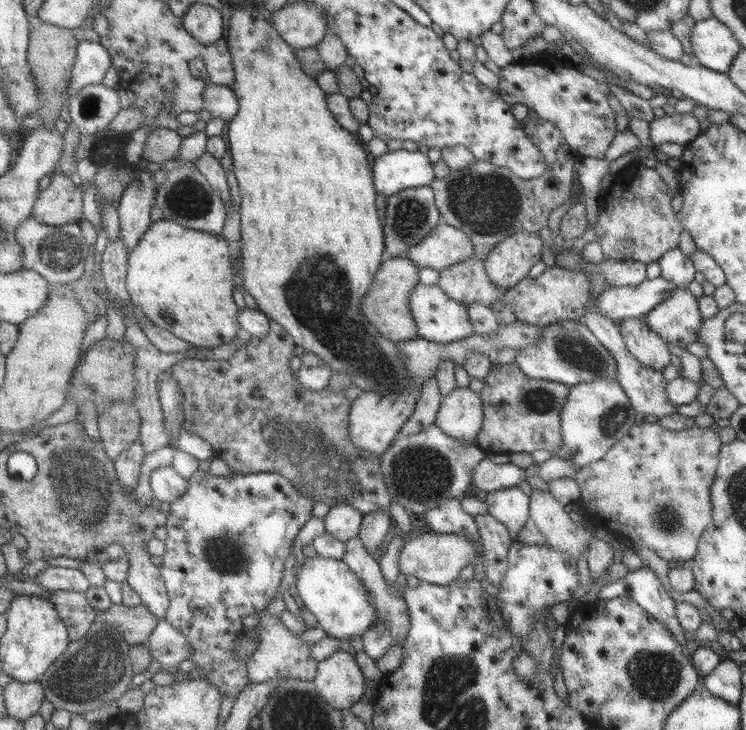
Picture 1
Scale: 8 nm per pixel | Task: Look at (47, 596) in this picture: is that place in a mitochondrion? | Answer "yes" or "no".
no

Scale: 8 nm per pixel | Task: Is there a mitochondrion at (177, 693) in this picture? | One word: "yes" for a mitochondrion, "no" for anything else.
no

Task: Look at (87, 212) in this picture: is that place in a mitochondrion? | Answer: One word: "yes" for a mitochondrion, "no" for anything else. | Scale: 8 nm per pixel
no

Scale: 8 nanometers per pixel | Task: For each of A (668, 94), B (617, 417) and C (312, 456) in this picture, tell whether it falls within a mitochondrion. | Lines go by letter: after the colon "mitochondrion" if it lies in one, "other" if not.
A: other
B: mitochondrion
C: mitochondrion

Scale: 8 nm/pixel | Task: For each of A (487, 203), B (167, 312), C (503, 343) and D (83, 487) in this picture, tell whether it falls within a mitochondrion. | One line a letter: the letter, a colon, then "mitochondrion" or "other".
A: mitochondrion
B: mitochondrion
C: other
D: mitochondrion

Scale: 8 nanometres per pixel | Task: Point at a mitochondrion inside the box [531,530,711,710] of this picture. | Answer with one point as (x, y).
(656, 675)

